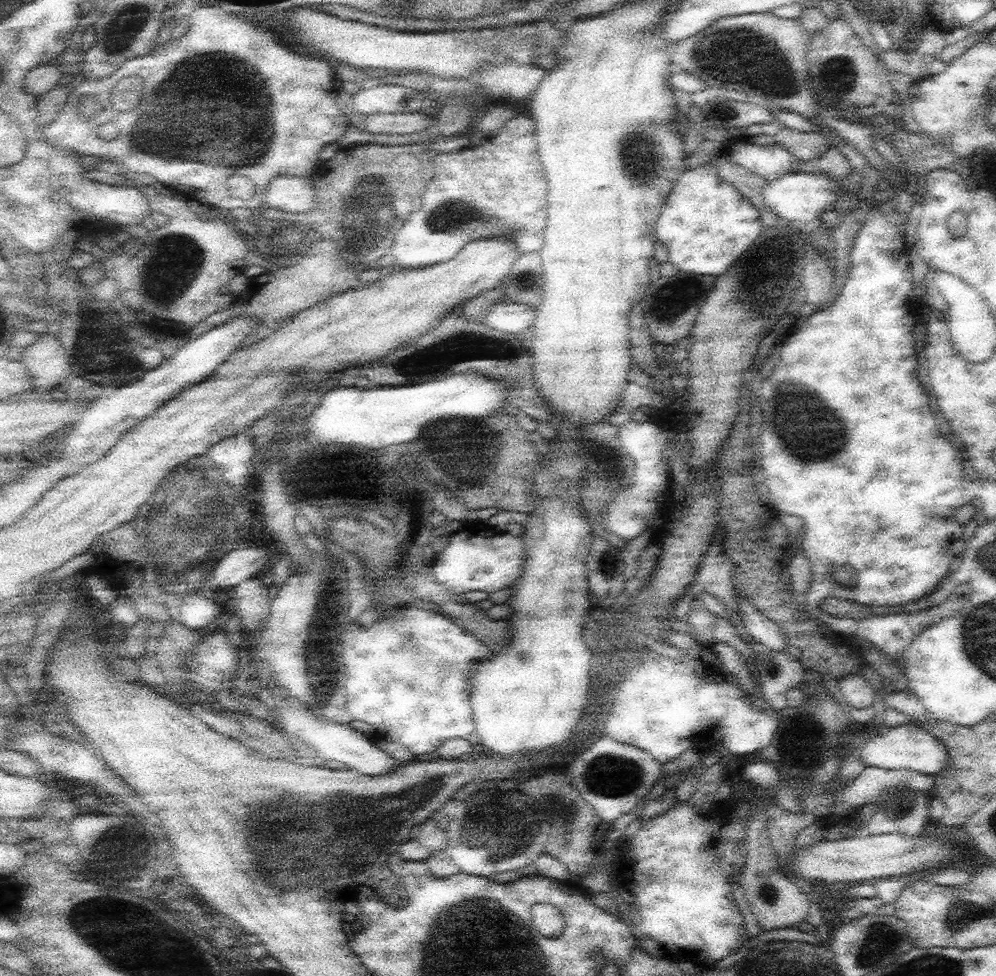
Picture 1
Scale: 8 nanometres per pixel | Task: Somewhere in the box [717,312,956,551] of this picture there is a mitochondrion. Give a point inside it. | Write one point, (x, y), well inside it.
(812, 444)

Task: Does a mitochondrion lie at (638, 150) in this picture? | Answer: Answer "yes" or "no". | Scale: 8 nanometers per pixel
yes

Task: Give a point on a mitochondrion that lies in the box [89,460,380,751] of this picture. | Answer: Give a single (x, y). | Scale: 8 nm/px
(320, 656)

